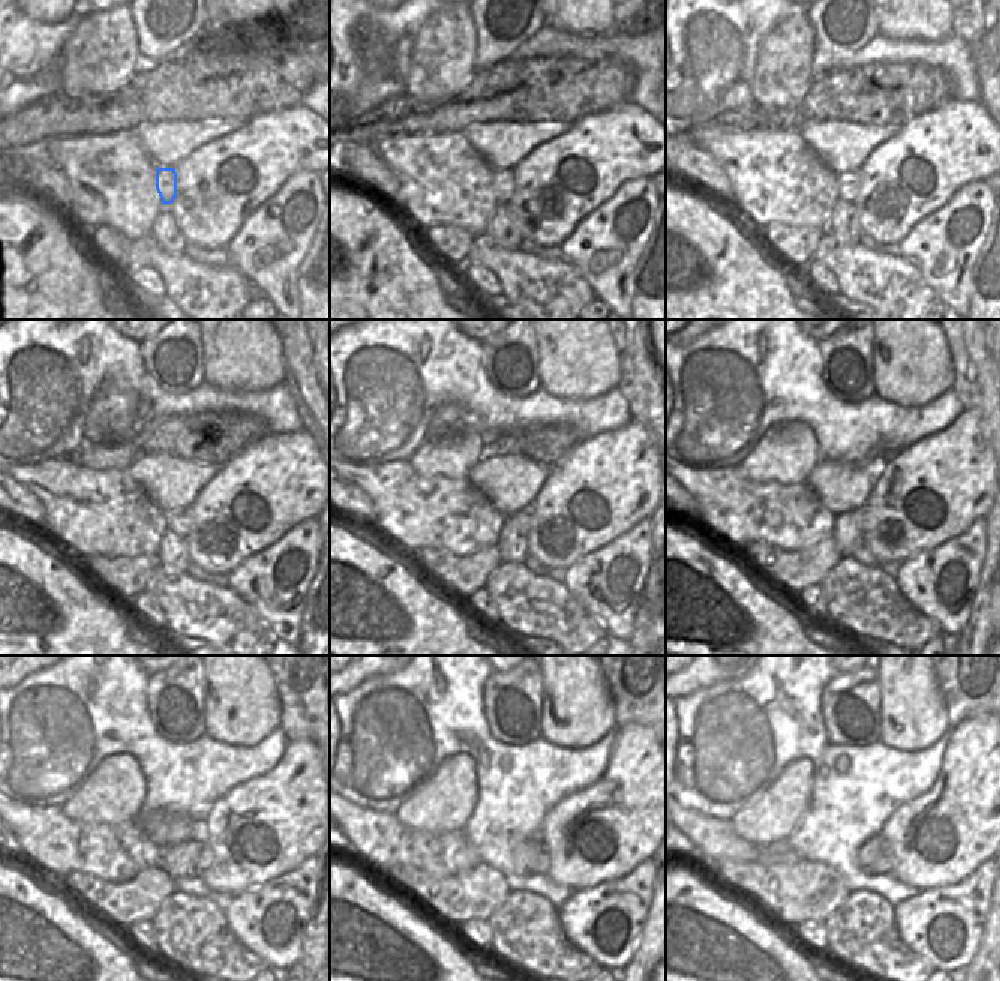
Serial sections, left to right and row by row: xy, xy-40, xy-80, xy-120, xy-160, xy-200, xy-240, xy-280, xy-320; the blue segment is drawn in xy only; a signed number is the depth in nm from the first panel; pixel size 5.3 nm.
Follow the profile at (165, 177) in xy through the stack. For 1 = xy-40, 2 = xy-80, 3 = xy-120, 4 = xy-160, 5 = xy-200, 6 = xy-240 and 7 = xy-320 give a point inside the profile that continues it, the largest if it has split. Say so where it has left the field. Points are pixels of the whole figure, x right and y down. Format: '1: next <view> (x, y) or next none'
1: next xy-40 (501, 177)
2: next xy-80 (849, 183)
3: next xy-120 (180, 522)
4: next xy-160 (523, 519)
5: next xy-200 (864, 516)
6: next xy-240 (206, 857)
7: next xy-320 (883, 864)

